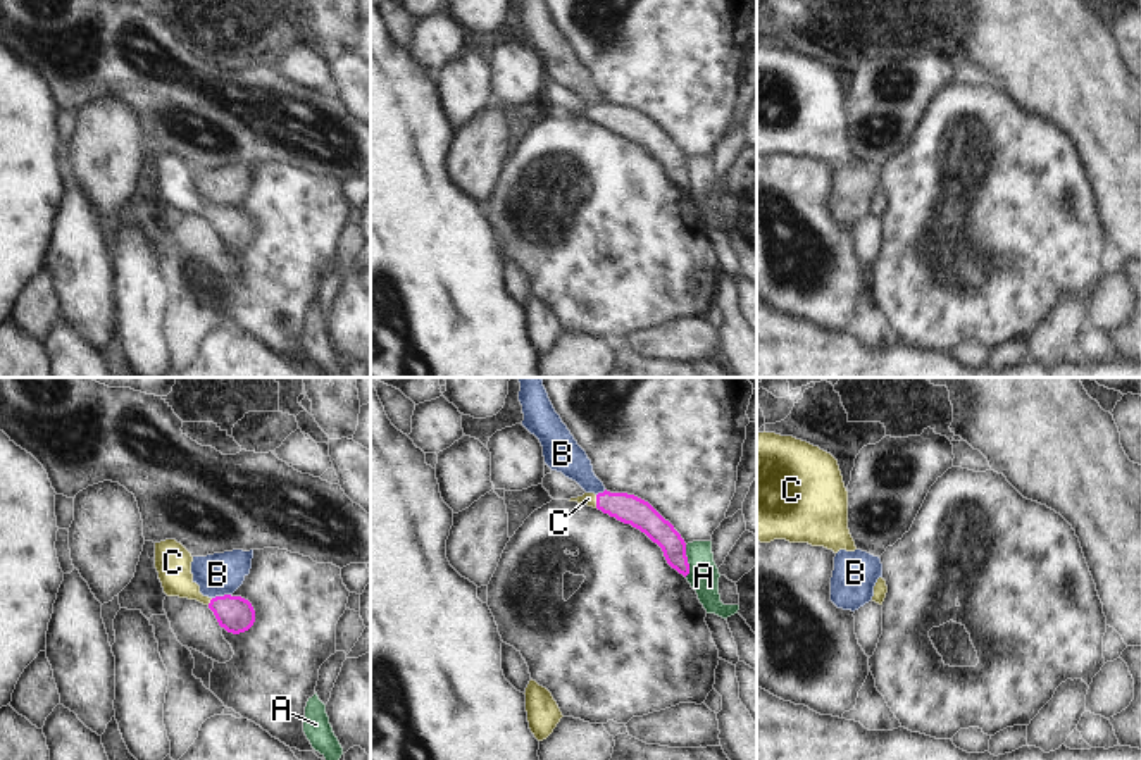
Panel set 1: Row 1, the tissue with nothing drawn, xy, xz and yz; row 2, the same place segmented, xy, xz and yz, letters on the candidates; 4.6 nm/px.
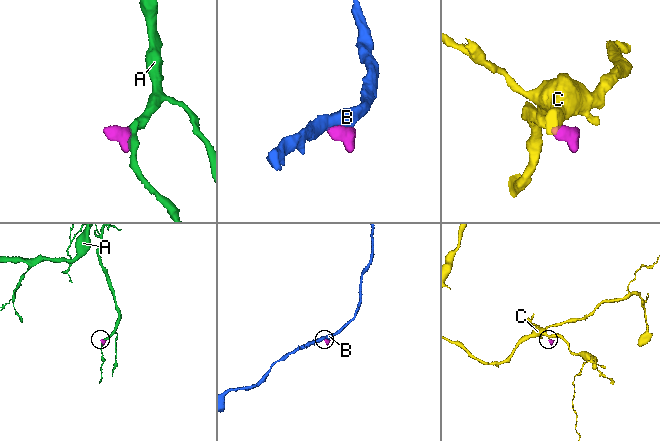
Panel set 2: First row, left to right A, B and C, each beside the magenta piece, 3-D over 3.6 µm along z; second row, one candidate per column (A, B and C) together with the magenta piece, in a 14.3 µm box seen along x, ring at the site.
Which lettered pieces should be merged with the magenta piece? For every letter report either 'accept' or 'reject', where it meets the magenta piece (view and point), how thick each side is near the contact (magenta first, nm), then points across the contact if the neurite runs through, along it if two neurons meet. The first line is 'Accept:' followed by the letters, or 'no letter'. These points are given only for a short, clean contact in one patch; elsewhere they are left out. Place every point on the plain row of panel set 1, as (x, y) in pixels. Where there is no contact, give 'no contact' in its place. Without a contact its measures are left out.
Accept: C
A: reject; contact xz (686, 174); calibres 120 and 140 nm; border xz (685, 159), (688, 173), (686, 190)
B: reject; contact xy (221, 211); calibres 170 and 200 nm; border xy (230, 207), (212, 212)
C: accept; contact xz (597, 116); calibres 140 and 60 nm; way xz (628, 123), (597, 116), (588, 112)

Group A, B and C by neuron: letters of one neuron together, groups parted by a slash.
A / B / C

